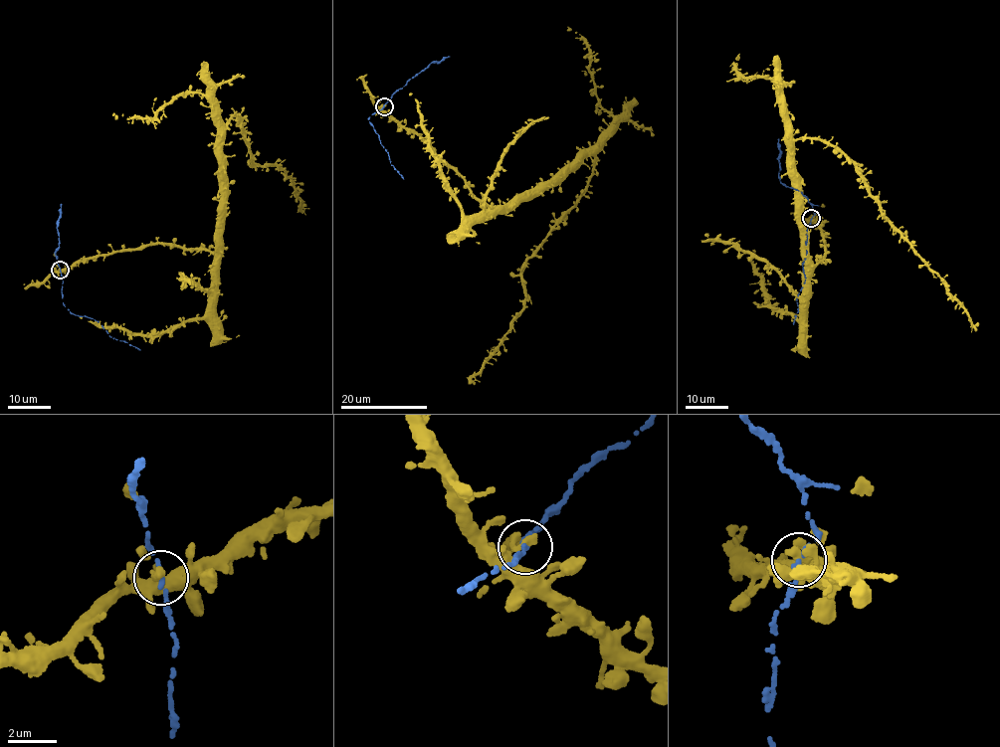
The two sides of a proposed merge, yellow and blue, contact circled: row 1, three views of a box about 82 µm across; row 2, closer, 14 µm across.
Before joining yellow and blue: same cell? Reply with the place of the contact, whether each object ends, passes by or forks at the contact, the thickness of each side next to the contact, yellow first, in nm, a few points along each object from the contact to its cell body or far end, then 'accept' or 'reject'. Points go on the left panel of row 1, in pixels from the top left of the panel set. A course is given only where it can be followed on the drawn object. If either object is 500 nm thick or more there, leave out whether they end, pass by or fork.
place (60, 270); yellow passes by; blue passes by; calibres 280 and 160 nm; course yellow (60, 270), (148, 245), (215, 253), (220, 135), (239, 113), (252, 160), (283, 168), (300, 209), (306, 205); course blue (60, 270), (63, 303), (67, 309), (99, 322), (109, 335), (140, 349); accept

